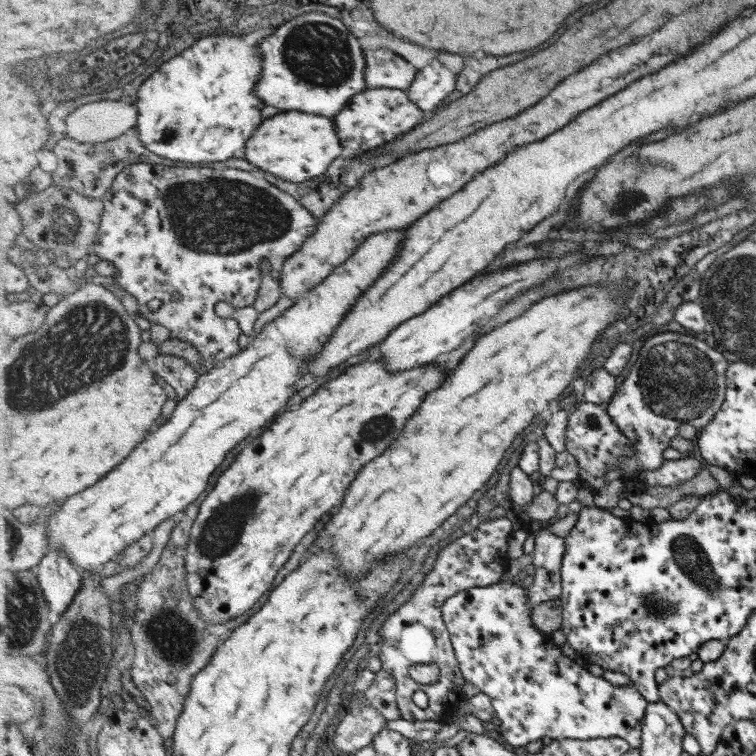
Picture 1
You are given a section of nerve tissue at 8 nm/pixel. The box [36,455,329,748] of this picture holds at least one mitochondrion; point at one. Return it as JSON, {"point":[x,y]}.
{"point":[81,654]}

